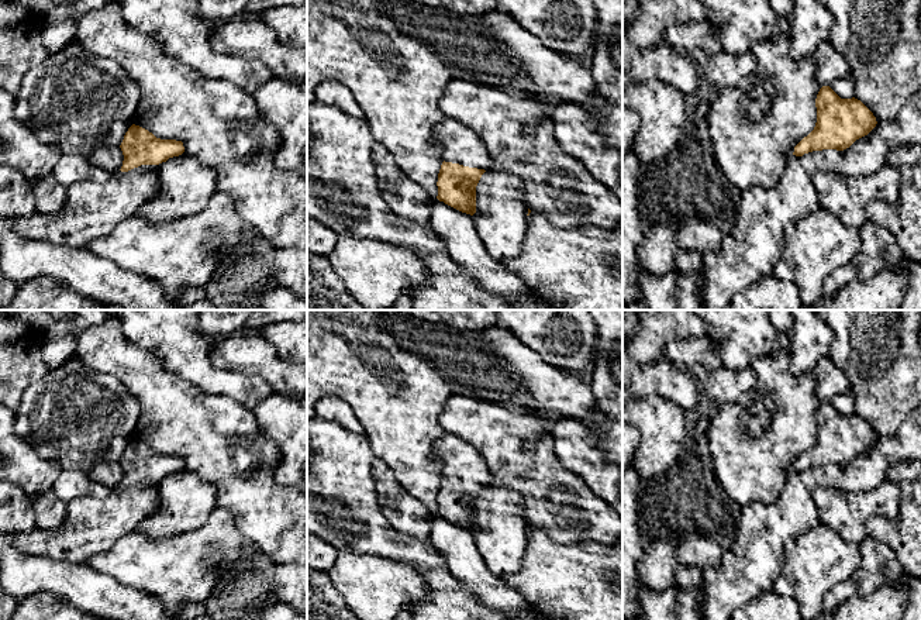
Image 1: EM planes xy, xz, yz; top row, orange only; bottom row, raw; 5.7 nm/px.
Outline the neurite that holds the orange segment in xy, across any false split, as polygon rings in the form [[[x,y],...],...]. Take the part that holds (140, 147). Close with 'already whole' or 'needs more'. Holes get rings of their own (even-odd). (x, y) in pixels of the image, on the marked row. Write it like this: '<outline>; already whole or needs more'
[[[135,124],[125,132],[120,148],[124,155],[121,172],[128,172],[141,165],[159,165],[184,152],[182,141],[156,138]]]; already whole

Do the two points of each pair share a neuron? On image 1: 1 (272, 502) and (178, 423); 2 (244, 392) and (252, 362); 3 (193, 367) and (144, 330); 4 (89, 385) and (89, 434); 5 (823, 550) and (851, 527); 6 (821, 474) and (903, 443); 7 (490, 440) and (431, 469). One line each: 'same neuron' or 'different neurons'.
1: same neuron
2: different neurons
3: same neuron
4: same neuron
5: different neurons
6: same neuron
7: different neurons

